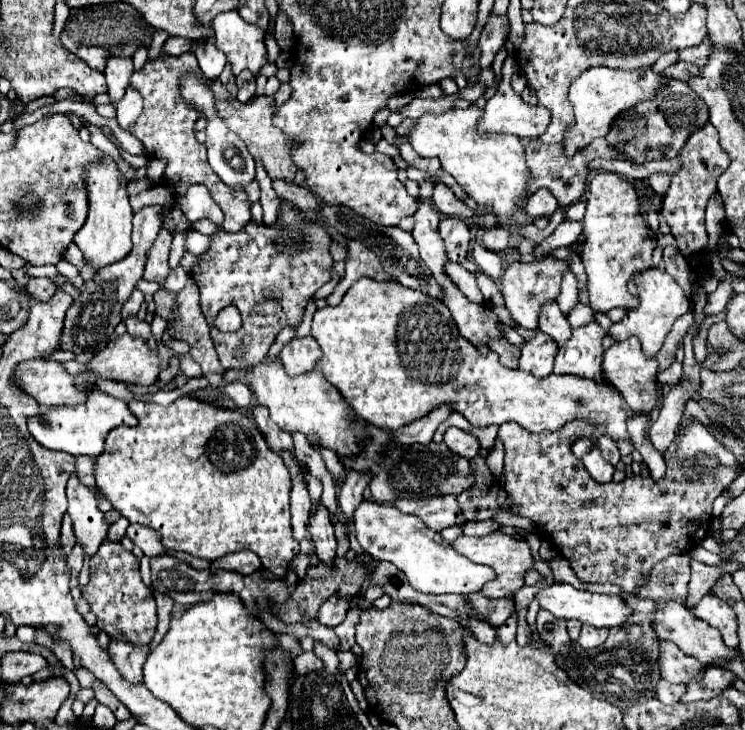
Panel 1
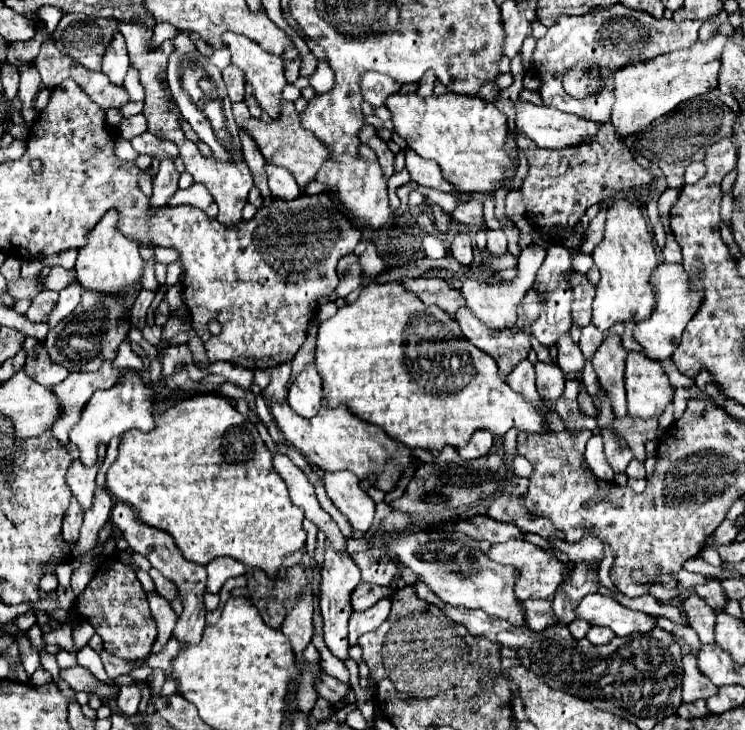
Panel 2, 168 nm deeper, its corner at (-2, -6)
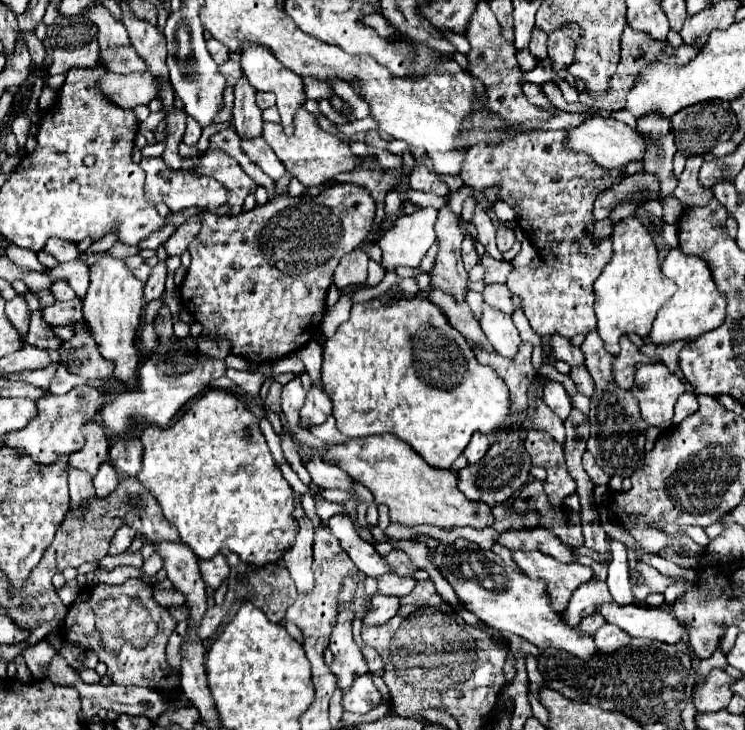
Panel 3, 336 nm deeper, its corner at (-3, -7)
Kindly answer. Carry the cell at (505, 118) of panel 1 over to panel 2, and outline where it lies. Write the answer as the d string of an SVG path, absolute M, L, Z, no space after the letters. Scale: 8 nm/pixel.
M515 100L515 128L519 134L527 136L533 140L539 148L565 148L565 146L575 146L581 144L587 136L593 136L597 132L597 122L577 118L575 114L565 114L557 108L547 108L547 106L535 106L527 100Z

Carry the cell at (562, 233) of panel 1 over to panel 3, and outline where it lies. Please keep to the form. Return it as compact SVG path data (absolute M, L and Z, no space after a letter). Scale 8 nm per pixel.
M484 303L484 315L482 315L480 325L498 355L512 359L518 353L522 339L520 339L518 329L512 323L510 315L504 315Z

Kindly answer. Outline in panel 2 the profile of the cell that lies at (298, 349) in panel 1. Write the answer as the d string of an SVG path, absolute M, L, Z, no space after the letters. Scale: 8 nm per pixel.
M309 364L297 378L293 378L287 402L303 418L317 414L321 406L321 376L315 364Z

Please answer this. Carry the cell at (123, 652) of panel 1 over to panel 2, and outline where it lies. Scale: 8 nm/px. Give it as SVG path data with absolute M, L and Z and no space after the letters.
M133 682L129 686L121 686L119 688L119 696L117 696L117 706L123 714L135 714L137 708L139 708L139 702L141 702L141 688L145 686L147 682Z

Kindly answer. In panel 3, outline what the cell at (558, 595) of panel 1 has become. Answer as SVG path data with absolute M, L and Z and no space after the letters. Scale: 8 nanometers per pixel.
M606 603L598 609L598 613L602 613L608 623L624 629L630 637L646 637L674 645L682 641L686 633L686 625L682 623L682 619L658 607L648 609L636 605L622 607L618 603Z

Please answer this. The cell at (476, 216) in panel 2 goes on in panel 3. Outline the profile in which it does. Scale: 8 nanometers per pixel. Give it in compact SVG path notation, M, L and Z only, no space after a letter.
M476 207L476 213L474 213L472 223L478 229L478 241L484 245L484 249L488 251L488 255L500 261L502 259L502 253L496 247L496 227L492 225L488 213L484 213L480 207Z

